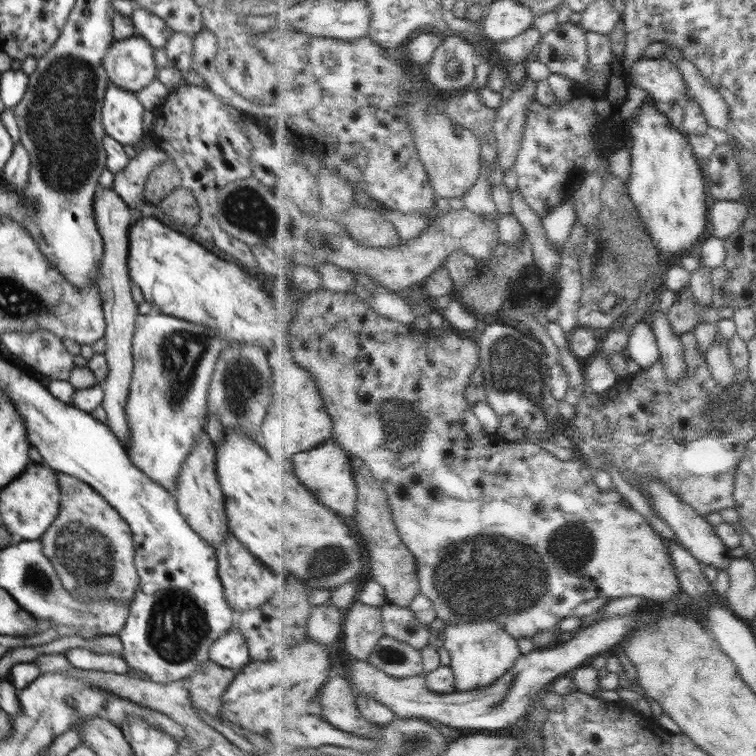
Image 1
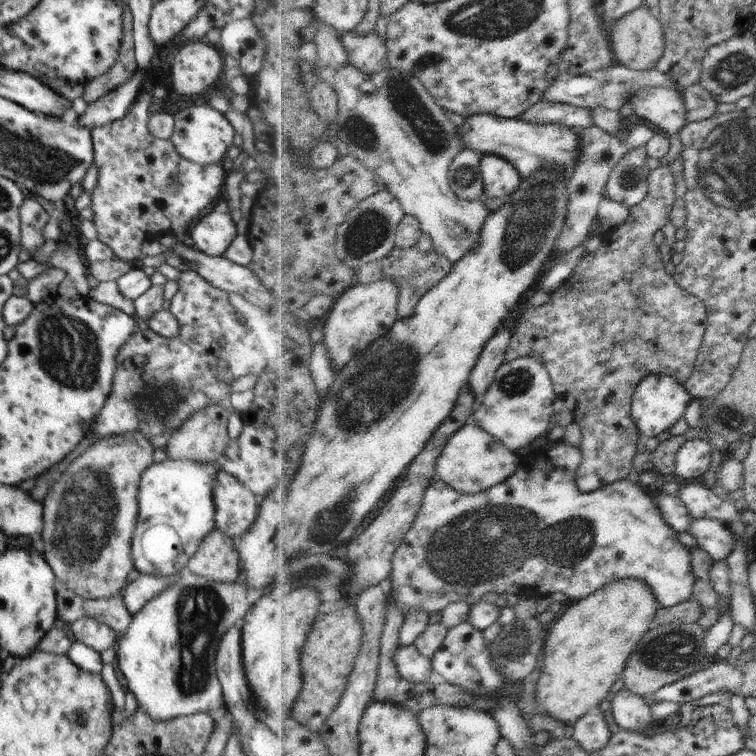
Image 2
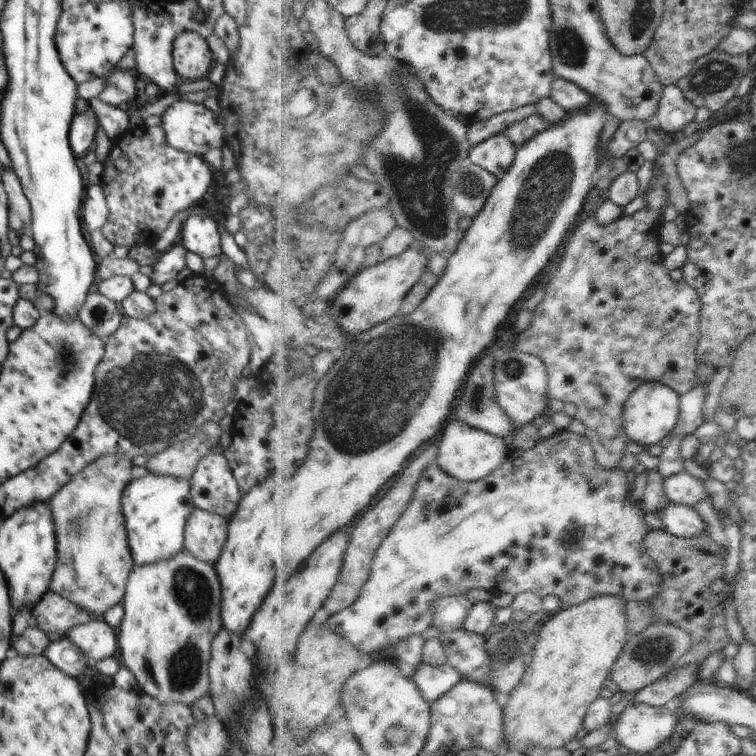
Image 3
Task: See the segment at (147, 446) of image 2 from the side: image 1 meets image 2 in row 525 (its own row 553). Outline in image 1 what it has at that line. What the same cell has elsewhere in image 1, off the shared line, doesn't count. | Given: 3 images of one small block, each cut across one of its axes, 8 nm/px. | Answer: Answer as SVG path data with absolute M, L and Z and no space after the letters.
M56 472L60 489L60 510L56 520L44 531L40 544L42 552L53 564L64 588L75 596L76 600L89 601L114 600L120 603L132 603L135 598L140 577L134 559L136 556L129 524L121 517L99 492L74 476Z

